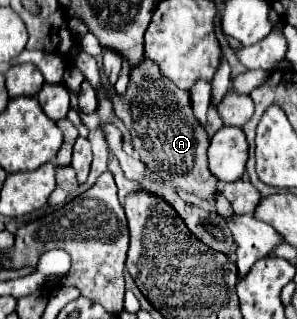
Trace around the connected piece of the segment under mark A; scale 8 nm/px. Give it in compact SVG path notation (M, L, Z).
M145 60L139 68L133 70L127 94L113 94L113 108L115 114L123 120L125 128L131 132L135 152L151 172L199 198L213 200L217 192L217 180L207 166L209 140L205 128L193 116L189 92L179 90L159 74L159 66L155 62Z

